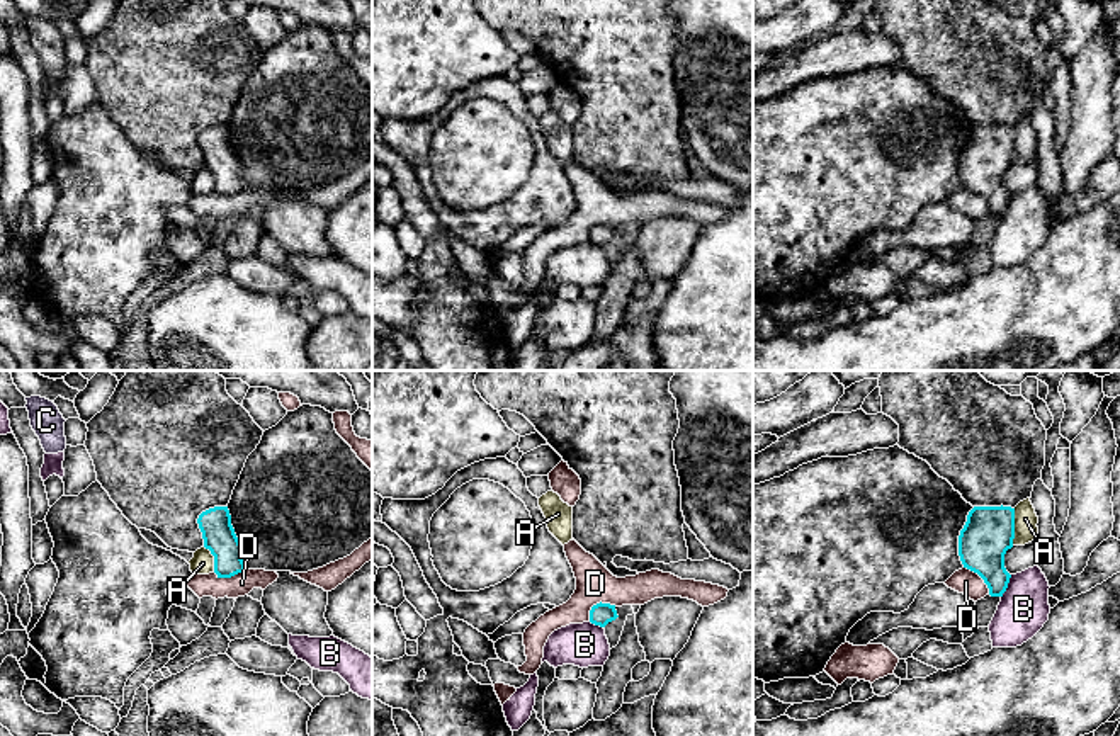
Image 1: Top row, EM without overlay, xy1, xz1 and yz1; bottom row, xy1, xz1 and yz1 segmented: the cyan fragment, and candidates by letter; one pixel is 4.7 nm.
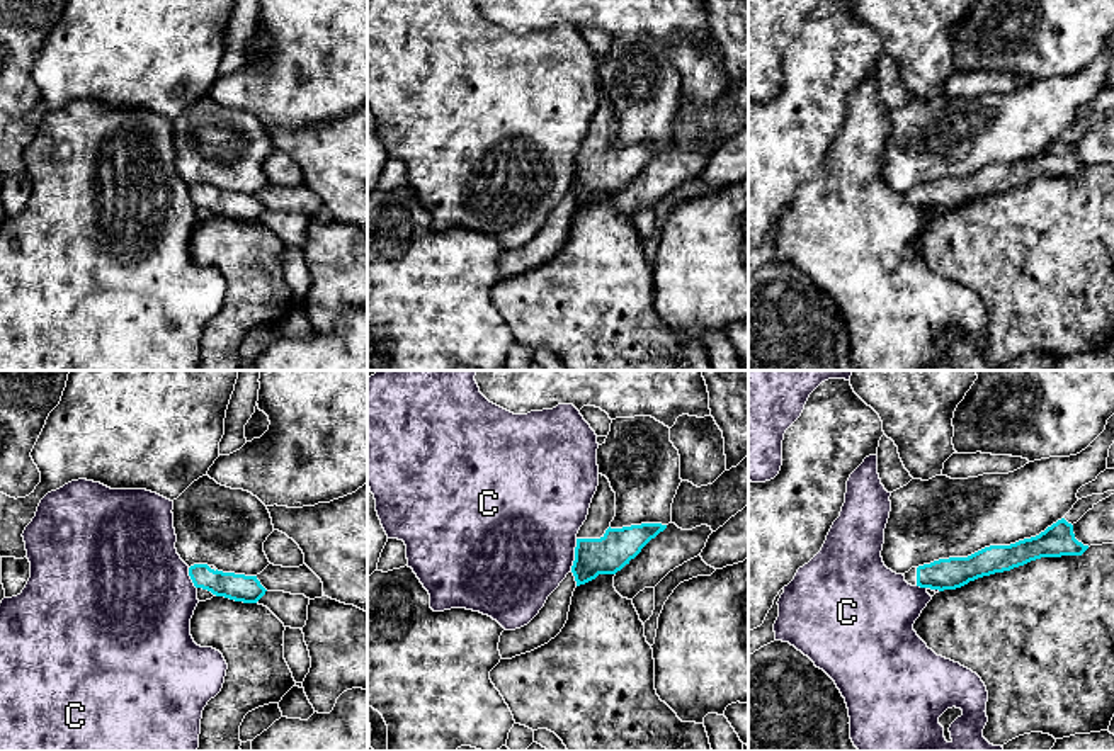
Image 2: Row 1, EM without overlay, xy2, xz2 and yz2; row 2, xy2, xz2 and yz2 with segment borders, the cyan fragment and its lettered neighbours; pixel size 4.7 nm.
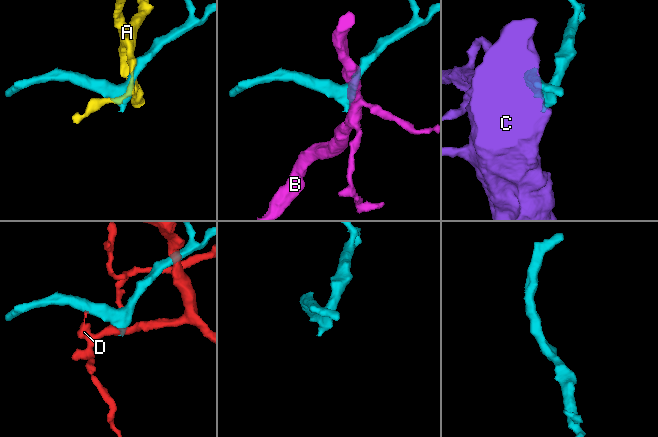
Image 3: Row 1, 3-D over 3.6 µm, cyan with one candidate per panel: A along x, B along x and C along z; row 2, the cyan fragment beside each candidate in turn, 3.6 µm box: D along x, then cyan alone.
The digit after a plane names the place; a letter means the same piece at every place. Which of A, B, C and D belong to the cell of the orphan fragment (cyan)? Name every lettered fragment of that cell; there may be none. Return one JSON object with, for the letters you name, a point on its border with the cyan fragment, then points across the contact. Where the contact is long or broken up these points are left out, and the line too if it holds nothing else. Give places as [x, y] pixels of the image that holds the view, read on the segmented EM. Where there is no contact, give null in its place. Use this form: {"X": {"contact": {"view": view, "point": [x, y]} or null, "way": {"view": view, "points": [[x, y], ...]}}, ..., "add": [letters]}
{"add": []}

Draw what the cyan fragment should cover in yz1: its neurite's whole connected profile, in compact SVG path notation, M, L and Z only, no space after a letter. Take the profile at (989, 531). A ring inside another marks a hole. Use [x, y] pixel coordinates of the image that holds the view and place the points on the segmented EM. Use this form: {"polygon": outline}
{"polygon": "M974 507L959 535L959 556L964 568L977 573L991 597L1003 597L1011 575L1004 568L1004 554L1013 547L1015 508Z"}

